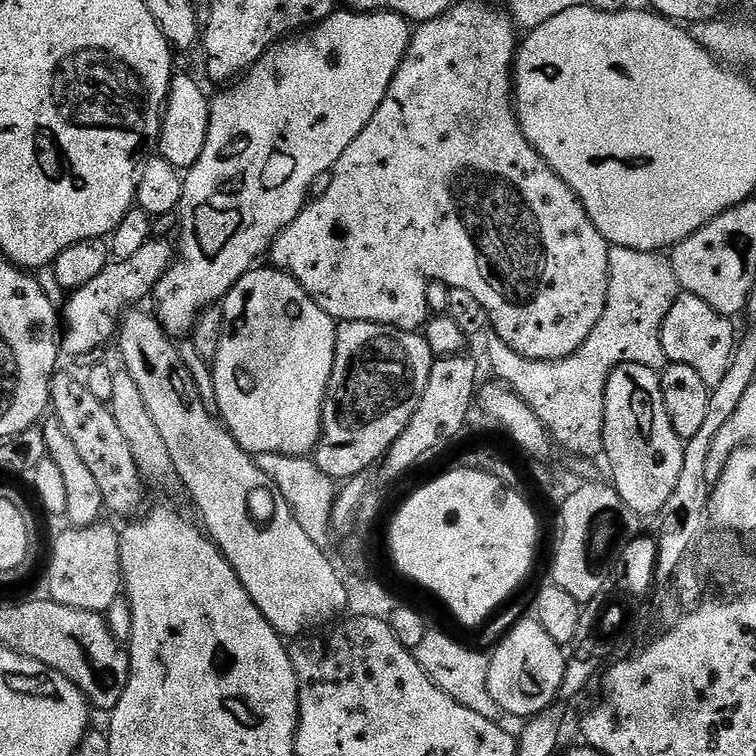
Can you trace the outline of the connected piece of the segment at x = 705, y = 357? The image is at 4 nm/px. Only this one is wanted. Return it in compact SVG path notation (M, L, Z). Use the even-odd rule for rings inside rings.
M681 294L677 296L674 306L670 306L670 314L666 314L666 322L662 326L662 348L668 352L668 359L674 364L685 364L698 374L702 374L702 382L714 386L726 378L726 370L730 370L732 357L736 355L738 332L729 317L718 314L702 298Z

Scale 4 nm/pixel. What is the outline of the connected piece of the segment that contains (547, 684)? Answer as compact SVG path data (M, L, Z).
M520 618L493 647L488 662L488 685L501 713L531 718L557 703L567 670L565 649L535 618Z

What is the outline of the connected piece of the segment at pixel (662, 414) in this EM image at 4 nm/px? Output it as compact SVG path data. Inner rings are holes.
M619 364L610 374L608 385L606 386L606 398L604 399L604 450L603 455L608 456L608 464L612 467L612 480L617 494L622 498L622 502L626 502L626 506L631 512L635 512L637 517L644 516L655 517L666 506L666 502L670 502L670 494L674 494L674 486L678 482L678 478L682 475L682 460L684 458L685 441L680 439L680 435L676 433L674 422L670 420L670 414L666 408L664 401L664 391L660 385L662 379L661 373L655 368L648 368L644 364Z

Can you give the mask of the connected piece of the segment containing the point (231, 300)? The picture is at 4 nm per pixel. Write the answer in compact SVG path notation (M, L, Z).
M257 266L252 271L247 272L239 282L232 287L231 292L226 297L226 304L236 311L236 317L231 317L230 331L220 341L220 350L212 367L213 388L215 399L222 408L223 421L237 442L250 454L261 452L276 452L278 455L307 457L315 453L316 445L319 444L324 426L324 406L328 399L328 383L332 378L332 371L336 362L336 334L338 331L337 321L328 316L326 310L316 305L314 298L305 290L299 280L296 280L291 273L283 271L275 266Z

